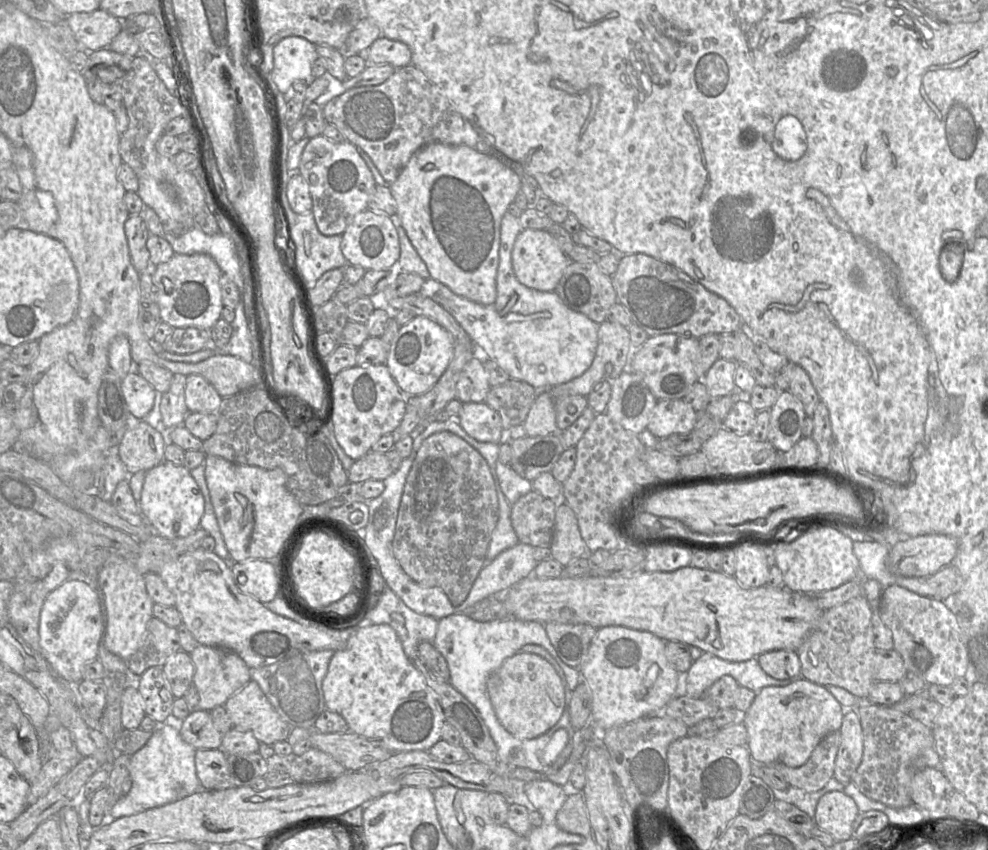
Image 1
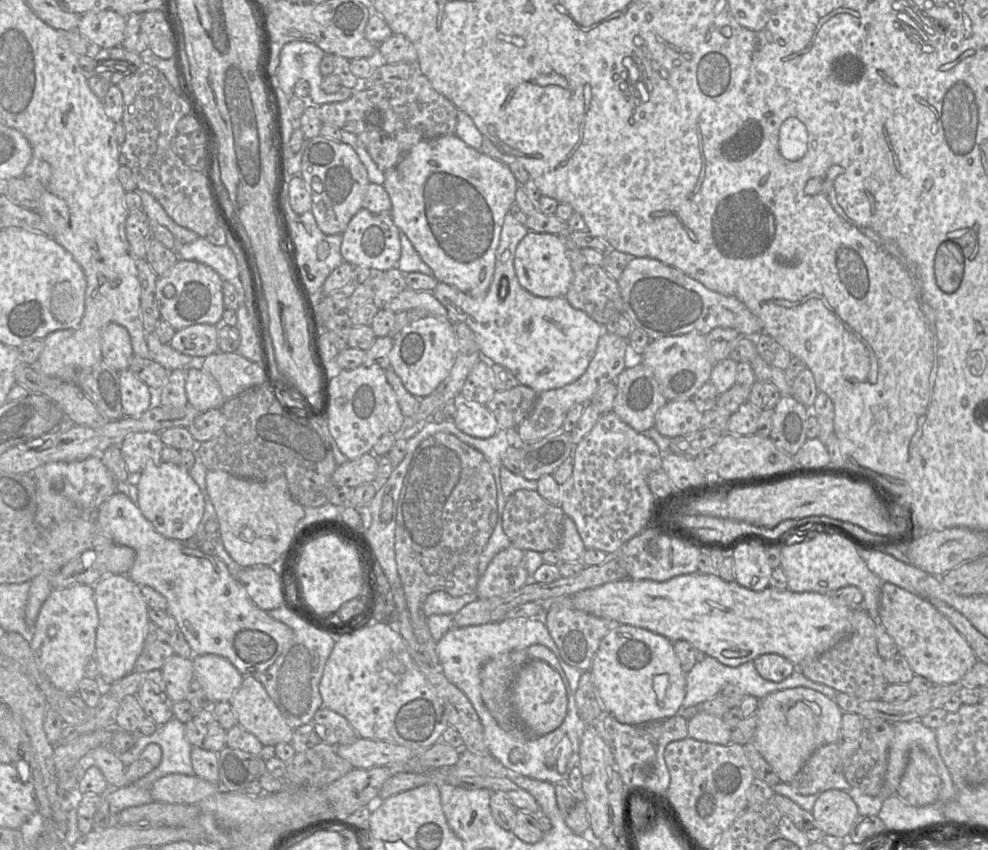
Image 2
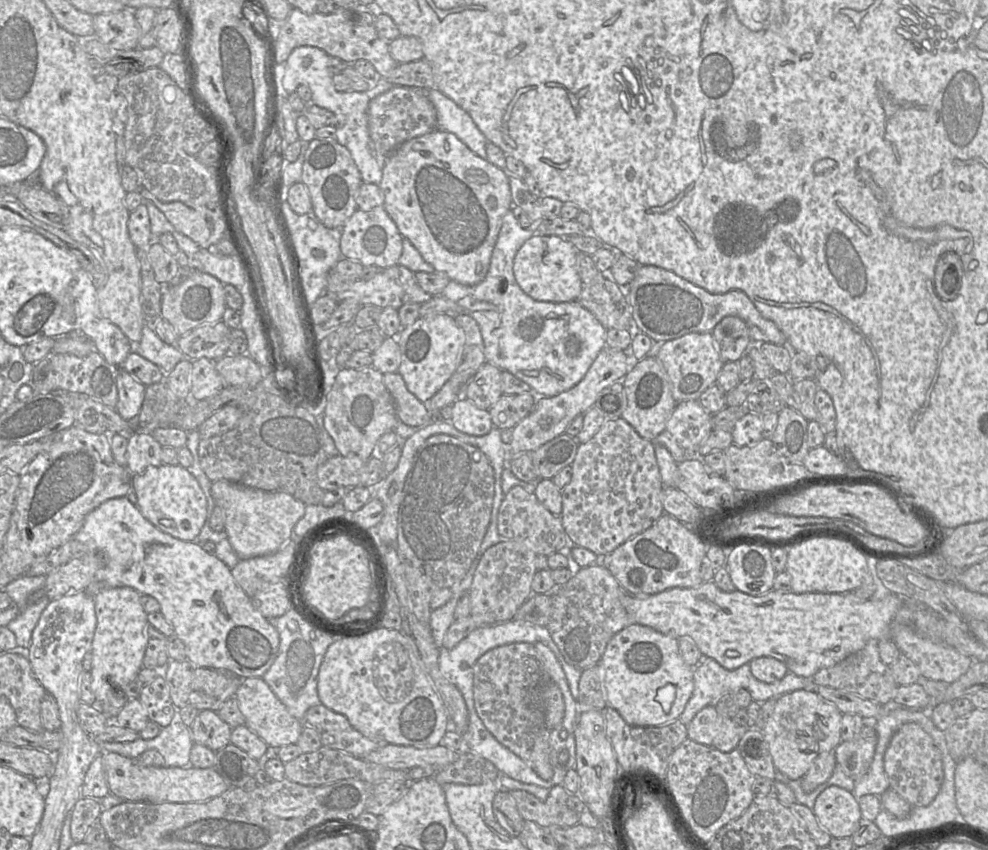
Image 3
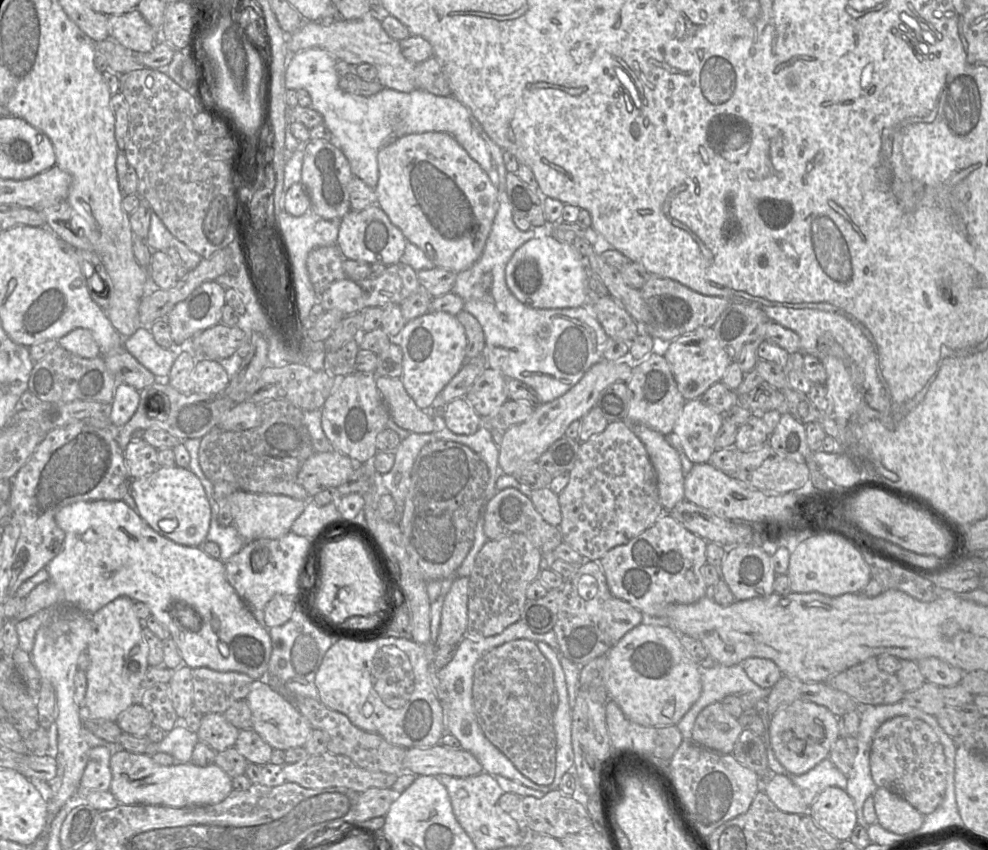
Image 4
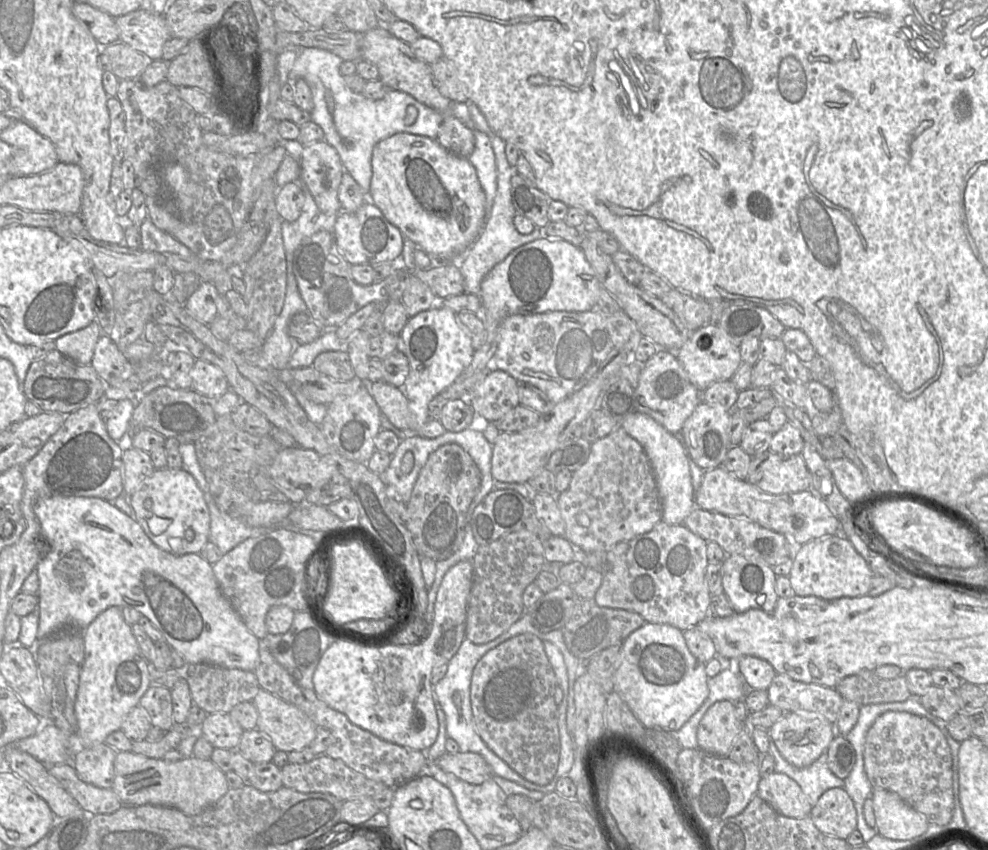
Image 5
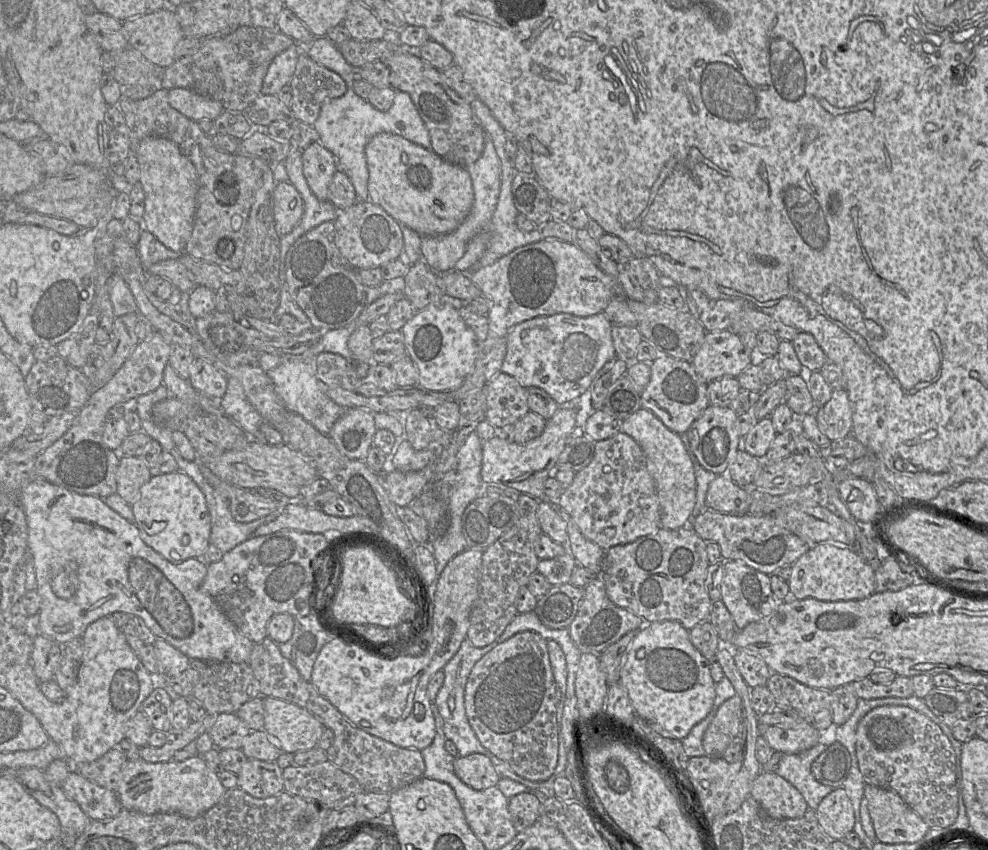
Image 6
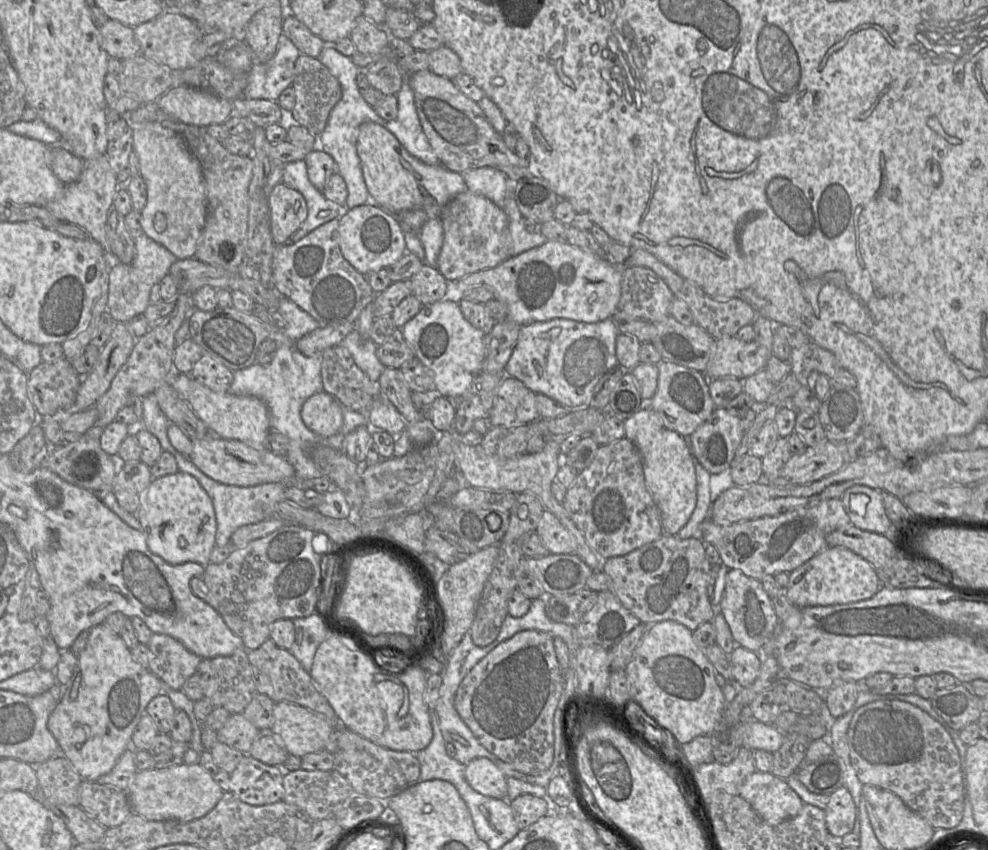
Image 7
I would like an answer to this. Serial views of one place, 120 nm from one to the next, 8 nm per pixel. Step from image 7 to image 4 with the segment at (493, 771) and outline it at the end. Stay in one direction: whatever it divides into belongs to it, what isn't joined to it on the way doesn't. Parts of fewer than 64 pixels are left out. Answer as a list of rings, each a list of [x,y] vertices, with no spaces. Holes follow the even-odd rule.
[[[439,743],[429,748],[407,749],[403,771],[417,776],[443,774],[465,778],[482,773],[483,768],[471,753]]]

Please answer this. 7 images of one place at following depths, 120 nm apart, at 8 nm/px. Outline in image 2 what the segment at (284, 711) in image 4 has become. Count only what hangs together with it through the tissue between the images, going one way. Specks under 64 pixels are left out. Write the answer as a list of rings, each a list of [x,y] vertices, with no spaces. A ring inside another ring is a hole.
[[[254,676],[244,677],[229,702],[237,724],[252,733],[263,746],[291,744],[295,729],[286,722],[262,683]]]

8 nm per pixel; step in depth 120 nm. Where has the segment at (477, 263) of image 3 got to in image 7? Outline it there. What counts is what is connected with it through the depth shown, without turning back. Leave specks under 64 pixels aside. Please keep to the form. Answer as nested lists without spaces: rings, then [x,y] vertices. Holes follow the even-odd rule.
[[[364,122],[359,126],[356,149],[370,201],[390,213],[423,209],[428,218],[439,218],[443,207],[451,199],[468,190],[461,173],[450,171],[442,165],[423,163],[410,155],[390,131],[376,123]]]

